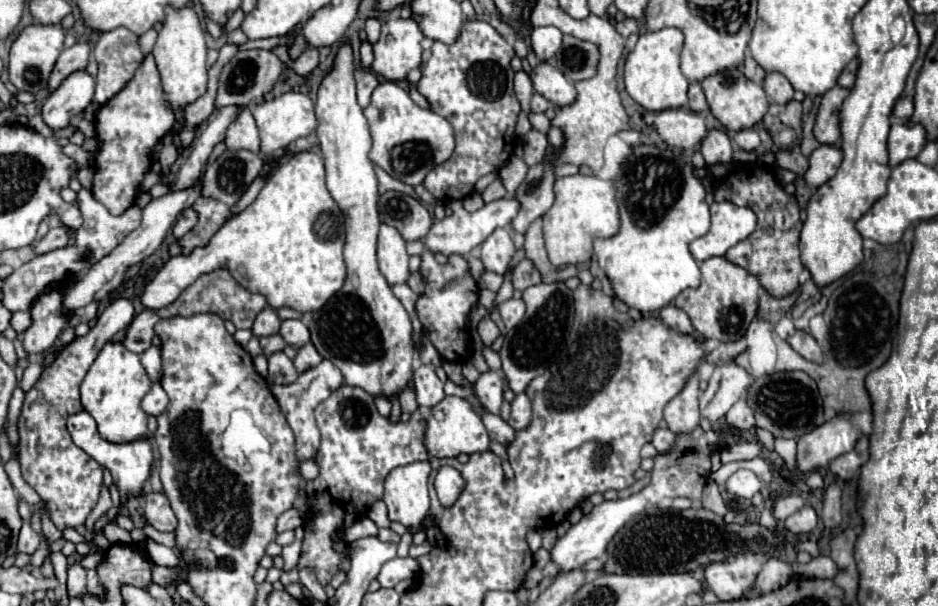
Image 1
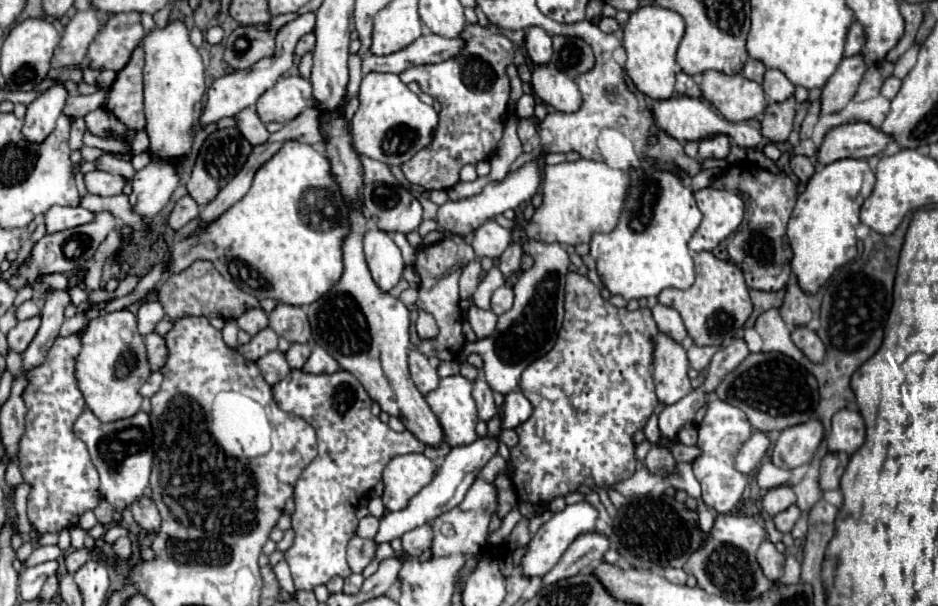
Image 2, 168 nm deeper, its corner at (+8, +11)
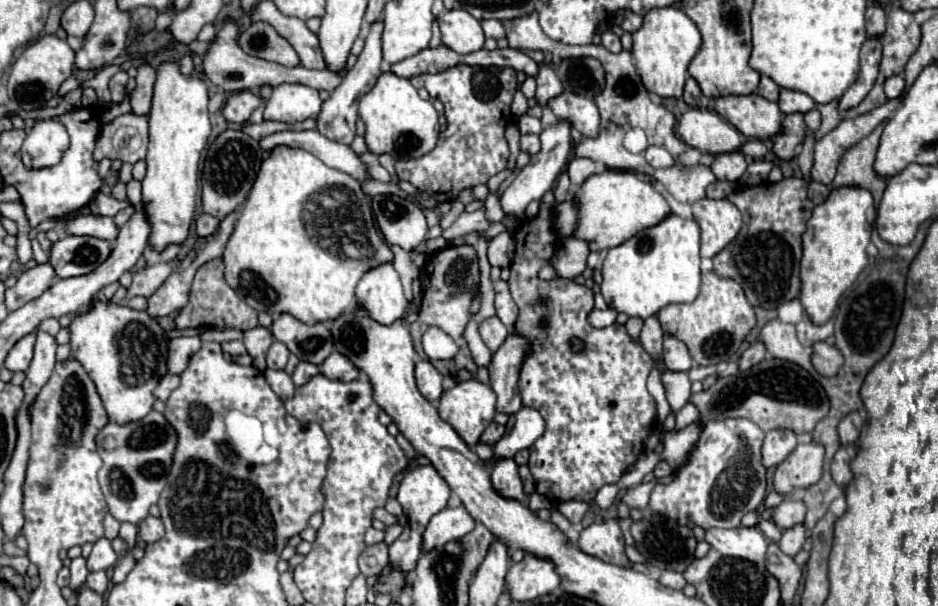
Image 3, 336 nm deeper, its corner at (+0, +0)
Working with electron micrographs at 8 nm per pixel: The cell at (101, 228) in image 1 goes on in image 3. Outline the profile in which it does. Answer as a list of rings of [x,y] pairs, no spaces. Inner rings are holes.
[[[64,236],[52,246],[50,264],[58,278],[84,276],[96,270],[112,252],[112,242],[84,236]]]

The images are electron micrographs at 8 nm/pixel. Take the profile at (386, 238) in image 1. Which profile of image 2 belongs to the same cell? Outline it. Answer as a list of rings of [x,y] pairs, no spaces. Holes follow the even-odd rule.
[[[370,229],[364,235],[364,257],[374,283],[380,291],[388,293],[402,277],[404,261],[400,249],[394,245],[386,231]]]

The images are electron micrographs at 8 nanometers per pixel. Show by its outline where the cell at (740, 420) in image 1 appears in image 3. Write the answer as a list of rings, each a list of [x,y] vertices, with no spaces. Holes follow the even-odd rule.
[[[724,418],[710,420],[704,424],[700,440],[696,442],[688,462],[676,472],[676,480],[668,484],[656,484],[650,498],[650,508],[656,514],[664,514],[668,518],[676,518],[678,522],[688,522],[692,518],[694,524],[708,528],[738,528],[740,520],[746,512],[758,508],[766,494],[766,470],[760,466],[760,446],[764,442],[764,432],[746,418]]]

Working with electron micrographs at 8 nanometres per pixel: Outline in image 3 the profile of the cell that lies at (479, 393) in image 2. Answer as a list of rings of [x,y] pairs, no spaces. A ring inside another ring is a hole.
[[[490,422],[488,428],[482,434],[482,440],[488,442],[488,444],[494,444],[496,440],[502,438],[502,434],[504,434],[504,426],[502,424],[496,424],[496,422]]]

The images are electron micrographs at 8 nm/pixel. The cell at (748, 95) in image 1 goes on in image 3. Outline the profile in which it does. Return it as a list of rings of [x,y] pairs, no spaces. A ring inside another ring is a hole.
[[[760,94],[748,96],[722,96],[716,98],[714,110],[726,118],[746,138],[770,138],[780,132],[780,108],[776,102],[760,98]]]

